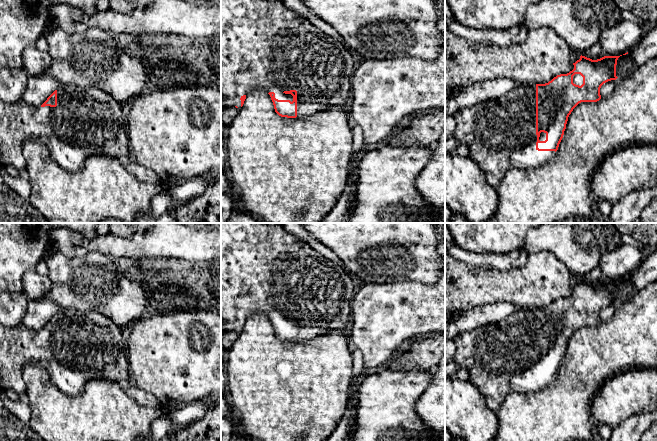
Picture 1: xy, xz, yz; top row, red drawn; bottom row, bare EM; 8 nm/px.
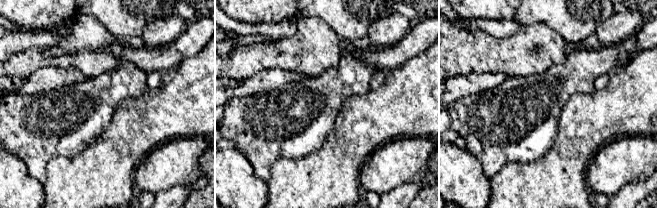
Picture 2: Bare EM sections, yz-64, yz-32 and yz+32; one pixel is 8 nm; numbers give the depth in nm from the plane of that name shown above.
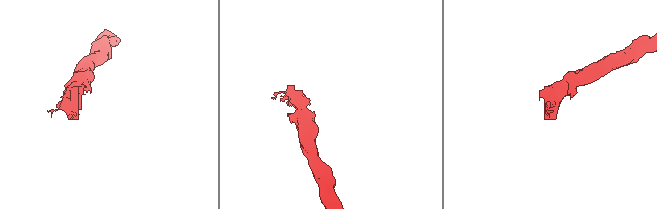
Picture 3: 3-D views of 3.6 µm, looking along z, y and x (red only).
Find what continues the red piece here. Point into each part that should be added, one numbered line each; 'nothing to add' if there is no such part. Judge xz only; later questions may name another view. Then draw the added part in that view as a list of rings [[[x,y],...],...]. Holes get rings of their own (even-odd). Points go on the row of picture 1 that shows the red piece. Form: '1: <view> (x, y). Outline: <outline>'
1: xz (256, 35). Outline: [[[221,0],[221,107],[241,108],[240,98],[254,90],[265,90],[274,92],[278,100],[293,101],[291,94],[285,94],[285,91],[297,91],[297,117],[311,116],[317,112],[327,110],[333,106],[348,106],[351,95],[351,78],[358,65],[357,56],[352,53],[344,44],[327,35],[321,29],[302,19],[295,12],[289,10],[282,0]]]

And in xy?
1: xy (86, 122). Outline: [[[60,84],[56,107],[33,107],[23,100],[6,103],[0,100],[0,165],[26,169],[23,143],[39,138],[47,146],[50,158],[67,172],[77,173],[87,158],[100,155],[127,162],[130,157],[127,122],[122,105],[97,87]]]

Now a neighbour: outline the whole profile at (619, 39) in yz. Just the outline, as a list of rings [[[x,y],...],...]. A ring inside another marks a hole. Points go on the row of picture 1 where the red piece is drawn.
[[[621,20],[618,24],[604,29],[599,43],[605,56],[620,56],[632,50],[641,40],[649,25]]]

